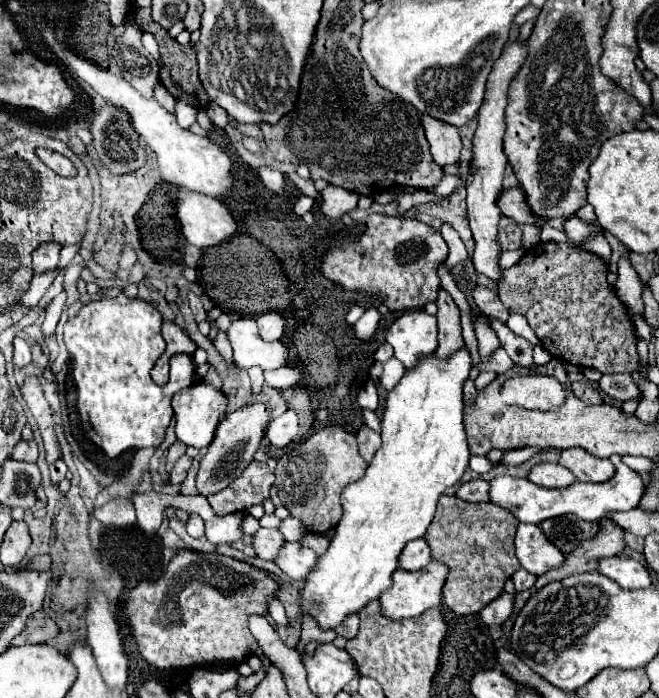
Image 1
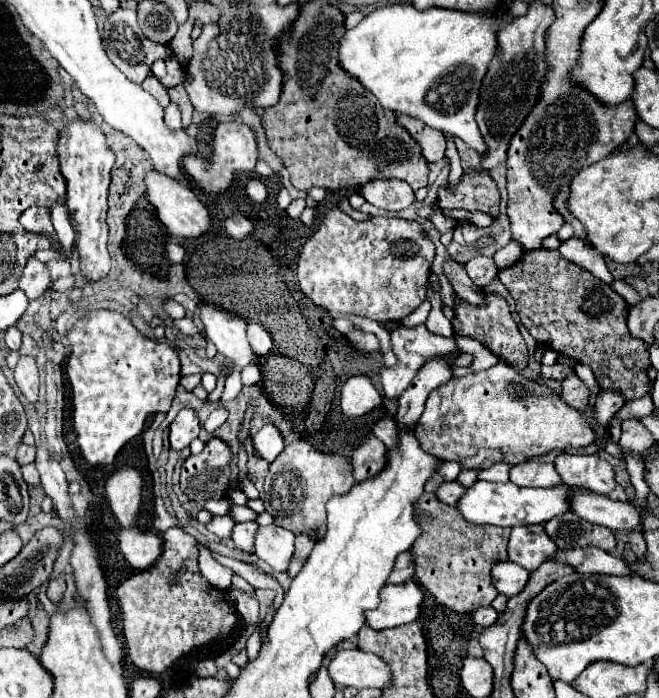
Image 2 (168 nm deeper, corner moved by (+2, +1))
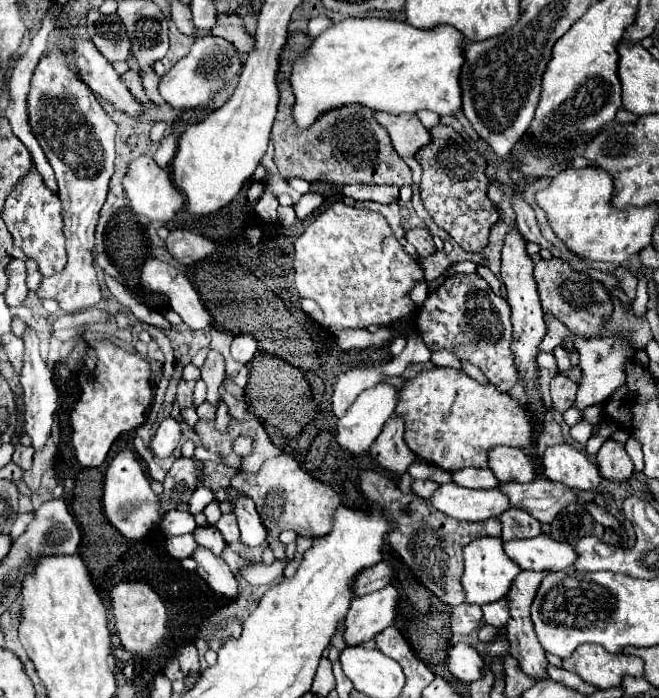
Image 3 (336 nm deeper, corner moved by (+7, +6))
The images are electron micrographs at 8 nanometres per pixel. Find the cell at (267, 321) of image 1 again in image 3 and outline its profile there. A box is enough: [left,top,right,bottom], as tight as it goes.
[231,334,257,364]

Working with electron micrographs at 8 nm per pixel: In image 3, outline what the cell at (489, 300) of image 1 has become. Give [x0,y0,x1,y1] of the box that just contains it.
[407,230,435,258]

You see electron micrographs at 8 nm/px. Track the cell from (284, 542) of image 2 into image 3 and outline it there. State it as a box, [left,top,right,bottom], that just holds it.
[233,496,269,548]

